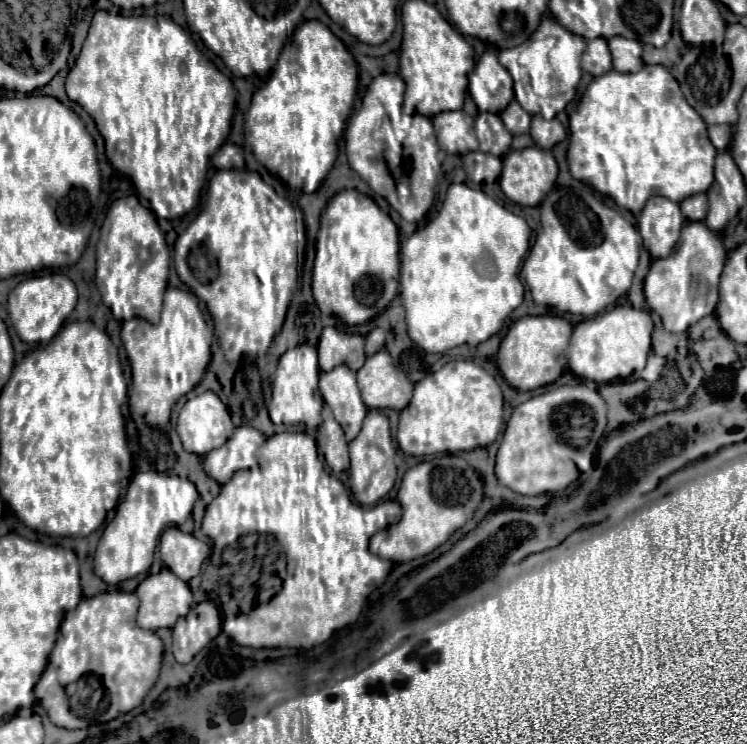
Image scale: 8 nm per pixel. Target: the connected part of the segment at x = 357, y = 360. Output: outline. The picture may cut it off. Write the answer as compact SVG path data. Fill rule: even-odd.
M335 327L323 329L317 343L317 351L321 371L331 371L337 365L347 365L351 371L357 371L365 363L363 337L341 333Z

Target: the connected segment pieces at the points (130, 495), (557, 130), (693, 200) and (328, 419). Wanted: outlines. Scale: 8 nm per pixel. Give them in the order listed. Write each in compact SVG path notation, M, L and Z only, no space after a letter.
M155 471L135 473L125 499L119 503L115 517L107 523L95 549L95 575L107 585L117 585L149 571L161 531L171 525L183 525L191 517L197 497L199 493L189 479L181 479L177 475L159 475Z
M533 115L533 119L531 119L531 137L533 137L537 147L551 149L555 143L559 143L567 137L567 131L559 123L559 119L547 121L541 115Z
M699 193L681 203L681 211L689 221L703 221L707 215L707 195Z
M325 404L322 410L323 438L320 439L319 453L324 456L327 465L331 467L333 473L341 473L349 469L349 453L347 453L347 441L343 435L343 429L339 427L339 423L333 419L331 409Z

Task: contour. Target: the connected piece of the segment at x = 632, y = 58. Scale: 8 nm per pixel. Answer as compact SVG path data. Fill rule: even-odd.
M611 37L607 39L609 51L613 55L613 69L619 73L635 73L645 63L641 59L641 43L635 39L625 37Z

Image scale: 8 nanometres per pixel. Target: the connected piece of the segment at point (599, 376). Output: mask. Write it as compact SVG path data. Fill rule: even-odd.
M629 305L613 307L593 319L585 319L573 329L573 337L567 349L567 361L575 375L591 379L595 383L609 383L613 379L627 379L645 367L651 351L653 321L647 311L633 309Z

